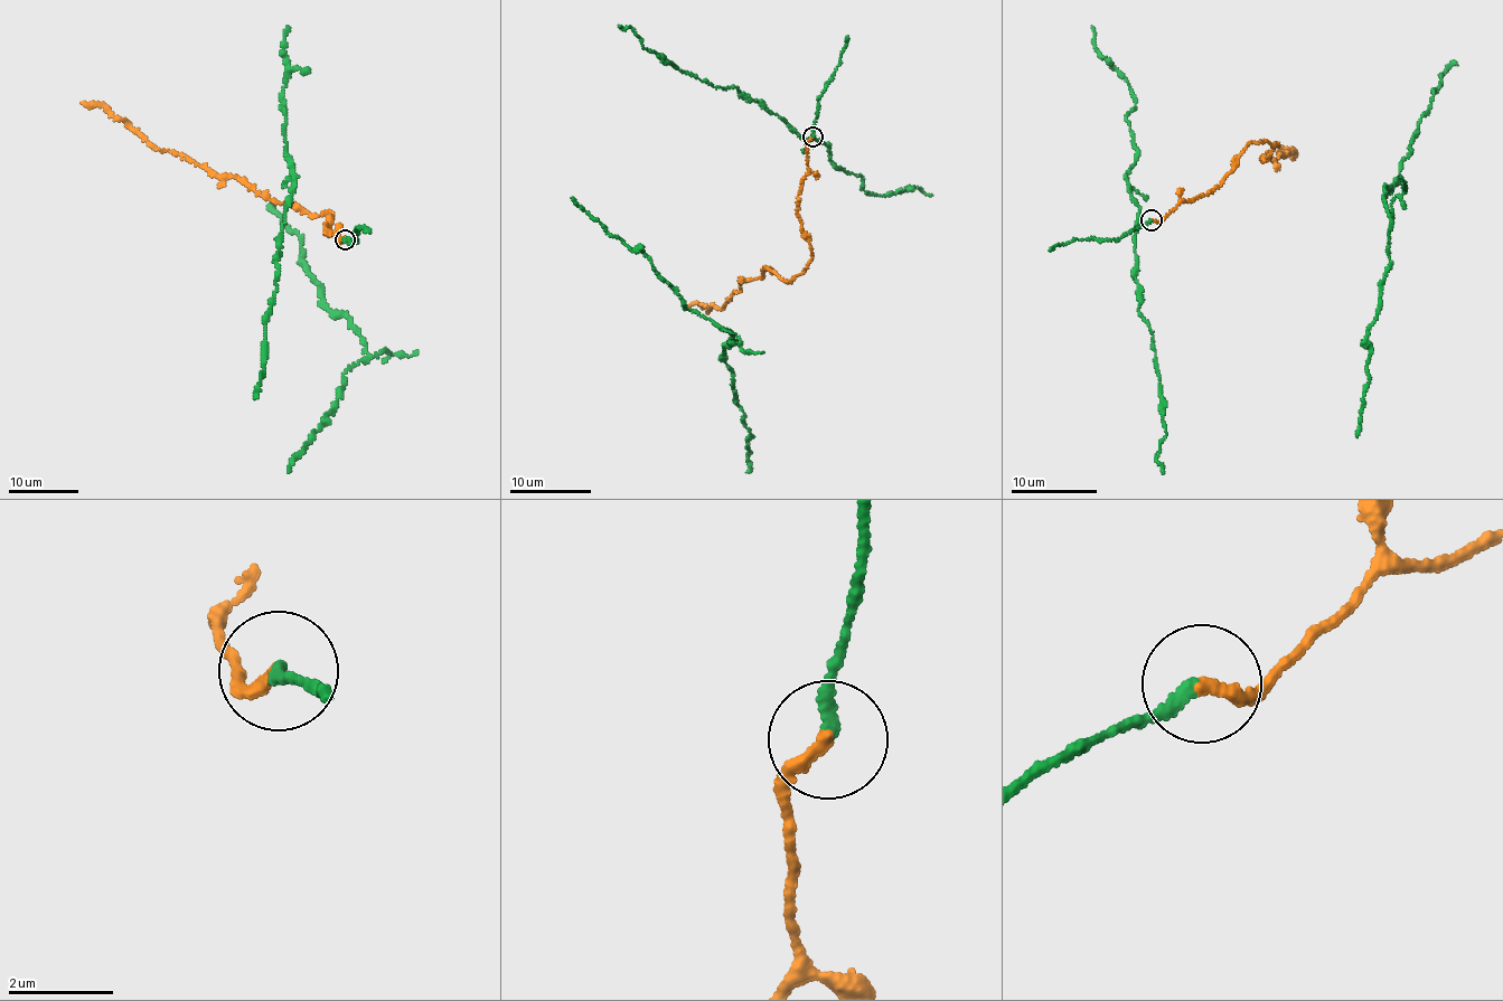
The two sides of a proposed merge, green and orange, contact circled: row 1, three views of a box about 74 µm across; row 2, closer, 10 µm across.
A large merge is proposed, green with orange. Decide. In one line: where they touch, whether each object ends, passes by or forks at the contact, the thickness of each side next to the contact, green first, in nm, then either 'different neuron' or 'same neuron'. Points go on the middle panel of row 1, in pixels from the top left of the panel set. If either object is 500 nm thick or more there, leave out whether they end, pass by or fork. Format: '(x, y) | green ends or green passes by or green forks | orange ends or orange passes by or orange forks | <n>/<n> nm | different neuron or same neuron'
(813, 137) | green ends | orange ends | 200/240 nm | same neuron

